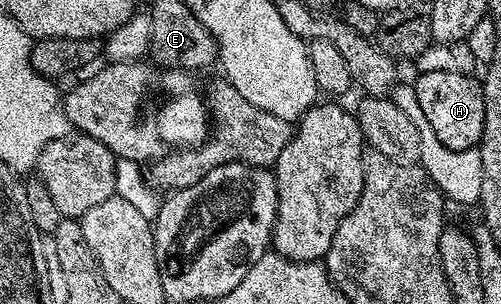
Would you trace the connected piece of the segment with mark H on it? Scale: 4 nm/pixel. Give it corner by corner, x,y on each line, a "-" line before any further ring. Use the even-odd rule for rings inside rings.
420,73
416,78
412,98
419,109
423,109
423,117
427,117
431,129
435,129
435,137
439,137
447,149
466,151
477,147
483,137
485,120
482,84
478,80
476,83
473,75
463,73

